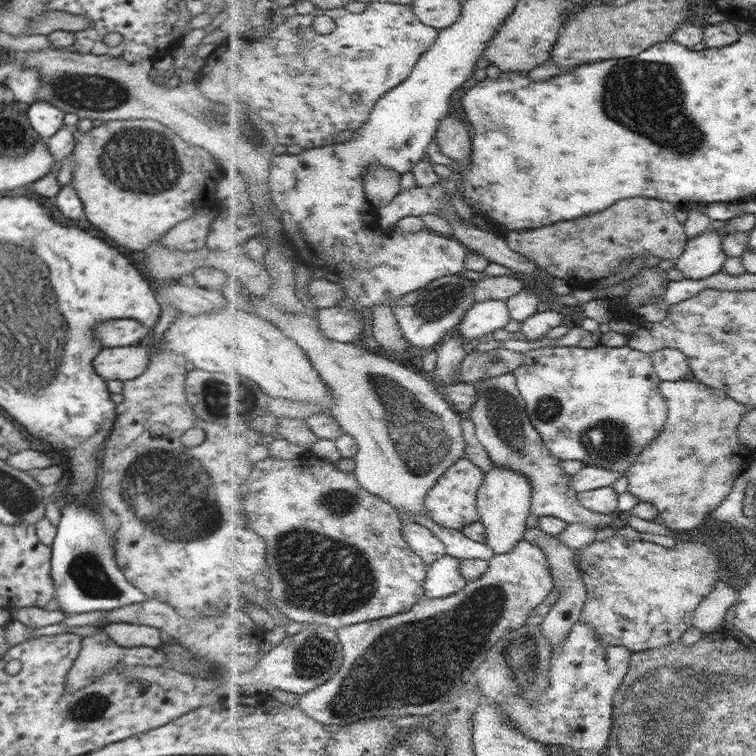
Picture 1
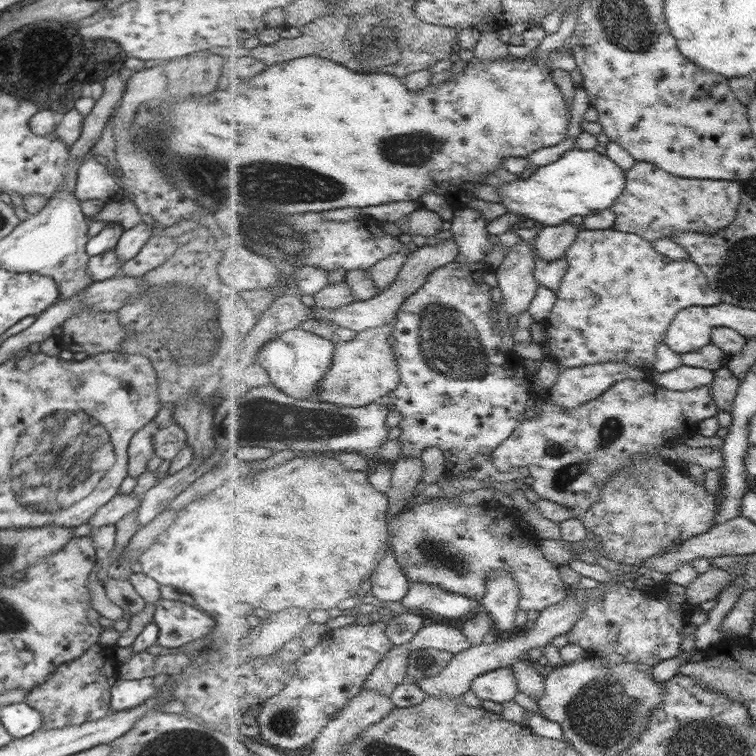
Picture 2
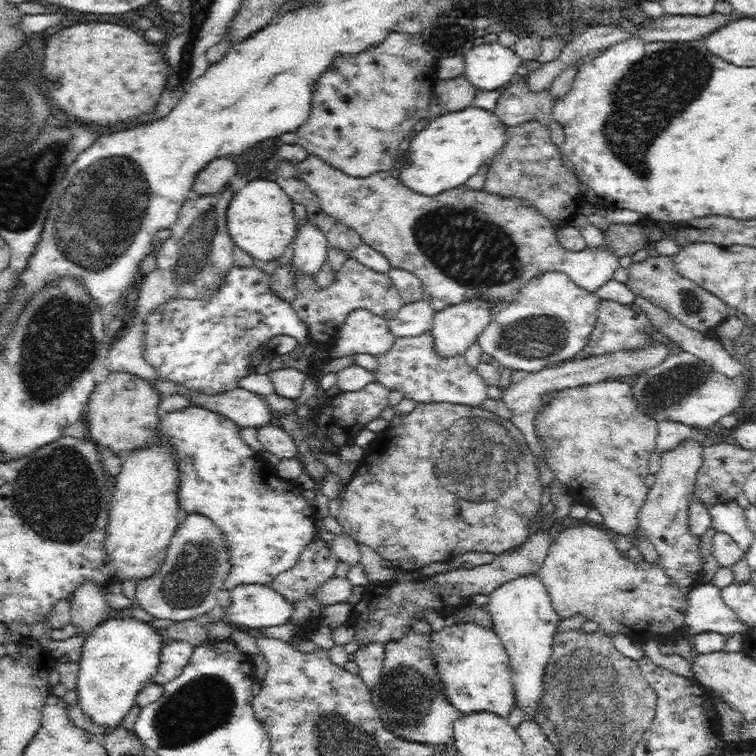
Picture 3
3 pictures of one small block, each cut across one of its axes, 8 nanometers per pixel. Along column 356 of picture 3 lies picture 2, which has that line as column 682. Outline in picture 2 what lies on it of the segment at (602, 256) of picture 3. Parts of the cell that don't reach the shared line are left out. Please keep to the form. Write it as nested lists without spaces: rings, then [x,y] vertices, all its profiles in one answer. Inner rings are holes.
[[[639,161],[627,174],[627,190],[612,209],[618,230],[641,234],[654,243],[677,232],[716,234],[735,221],[743,190],[740,181],[680,177],[649,161]]]

